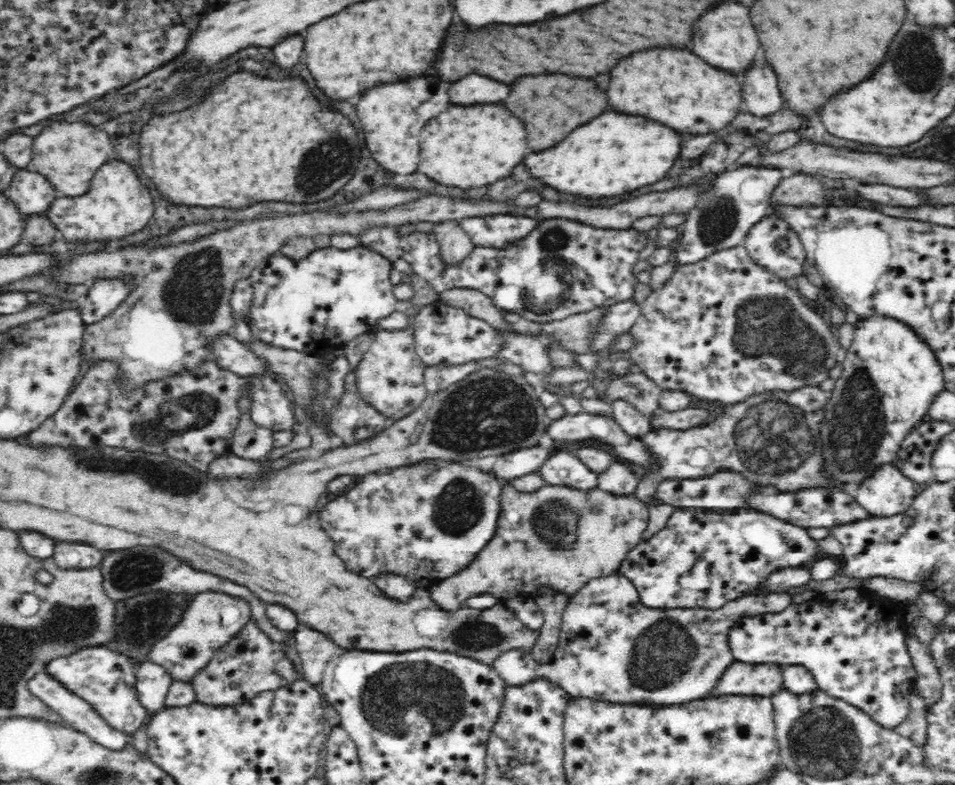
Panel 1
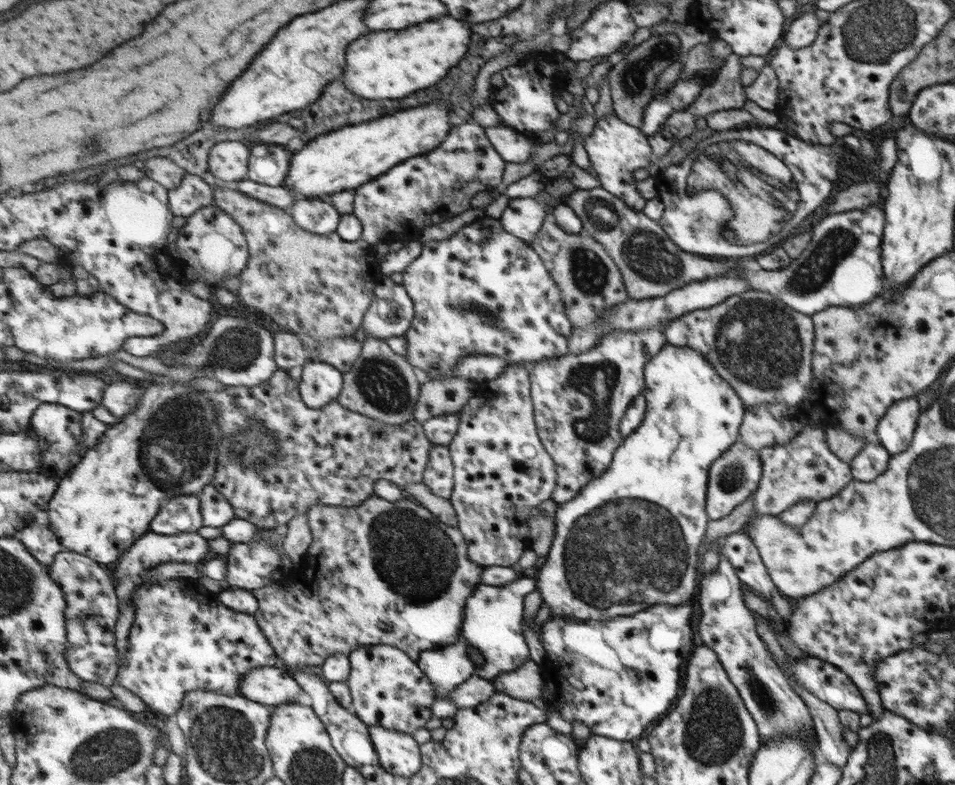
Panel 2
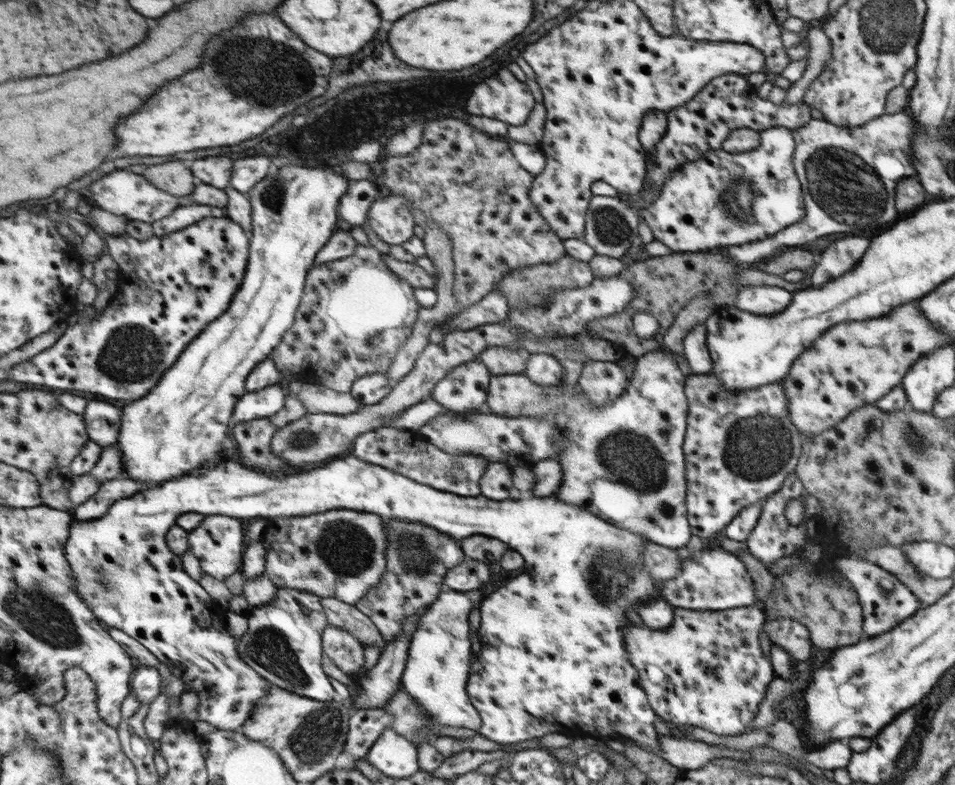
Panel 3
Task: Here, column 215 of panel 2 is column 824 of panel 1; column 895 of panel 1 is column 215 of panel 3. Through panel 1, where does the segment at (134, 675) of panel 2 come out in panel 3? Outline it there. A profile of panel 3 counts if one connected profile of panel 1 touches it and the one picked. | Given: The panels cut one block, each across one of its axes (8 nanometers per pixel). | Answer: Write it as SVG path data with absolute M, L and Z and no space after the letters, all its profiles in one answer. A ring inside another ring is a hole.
M348 455L342 459L332 461L327 466L314 468L306 472L297 472L282 478L279 476L275 477L274 475L268 476L261 471L251 469L241 461L224 461L220 462L218 467L210 468L206 474L192 474L189 475L188 478L184 478L184 480L166 482L166 484L160 486L160 488L152 488L152 490L148 490L148 492L140 492L140 494L134 496L134 498L126 498L126 500L122 500L122 502L116 502L116 504L114 504L114 510L112 510L110 514L106 514L106 518L98 518L98 520L92 520L92 522L76 520L74 522L72 536L70 536L67 555L69 556L70 563L73 565L75 578L77 579L79 591L81 592L80 595L86 599L86 602L93 608L94 613L101 621L108 628L116 627L119 630L126 631L130 636L141 640L162 662L172 667L172 672L175 675L178 675L185 683L187 691L196 692L201 699L198 714L200 715L200 718L198 718L198 720L210 722L210 724L214 724L218 729L238 731L253 717L254 711L257 709L262 698L265 698L270 694L270 690L273 690L273 683L269 678L266 678L265 675L260 674L254 669L249 662L246 662L245 658L242 658L241 650L238 649L240 638L232 636L230 630L228 630L226 626L227 622L225 619L229 609L223 608L220 602L210 595L210 592L200 581L194 580L194 578L186 572L182 558L178 554L175 554L169 546L169 542L167 541L168 534L170 530L173 529L173 526L178 525L178 518L180 518L182 514L193 512L207 515L220 514L244 520L258 518L258 516L267 517L269 519L276 517L308 517L312 514L325 513L334 509L368 512L380 515L384 520L400 518L402 520L420 522L426 526L434 527L457 540L484 534L484 536L497 538L506 543L509 549L519 552L523 557L523 560L526 560L526 564L523 565L524 570L526 570L524 576L516 576L516 578L508 580L504 588L498 588L496 592L492 592L486 600L483 600L478 609L481 615L481 626L478 633L480 633L482 641L482 650L480 650L480 654L473 654L474 674L469 674L469 698L474 698L473 705L478 706L482 724L477 732L484 736L484 738L496 742L498 746L501 744L514 744L516 742L522 742L523 740L541 738L548 732L556 732L557 726L562 726L562 728L572 728L572 730L580 730L580 732L584 731L586 734L590 734L590 736L597 735L599 738L605 737L614 740L622 740L622 738L630 739L636 741L636 743L646 745L650 752L658 754L658 751L660 751L660 744L658 744L658 737L660 737L660 734L656 734L656 730L654 730L654 726L652 726L654 720L656 720L656 714L654 714L655 710L650 706L648 696L644 693L641 685L638 684L638 670L632 666L633 663L630 662L628 655L626 655L626 651L624 651L624 635L622 635L629 622L626 612L628 612L630 608L636 610L636 608L638 608L637 605L642 602L642 600L660 594L660 590L656 590L652 578L648 576L649 573L644 569L643 558L640 557L642 542L650 542L650 539L648 539L646 535L640 535L640 533L617 528L609 522L605 522L597 515L590 514L588 509L576 506L574 503L567 503L565 500L559 499L558 497L534 497L531 495L522 495L520 500L508 498L501 501L489 499L482 495L478 495L478 498L462 498L462 495L436 490L434 487L426 486L425 483L419 483L414 479L408 478L406 475L398 474L397 471L388 470L386 467L364 462L356 455Z

